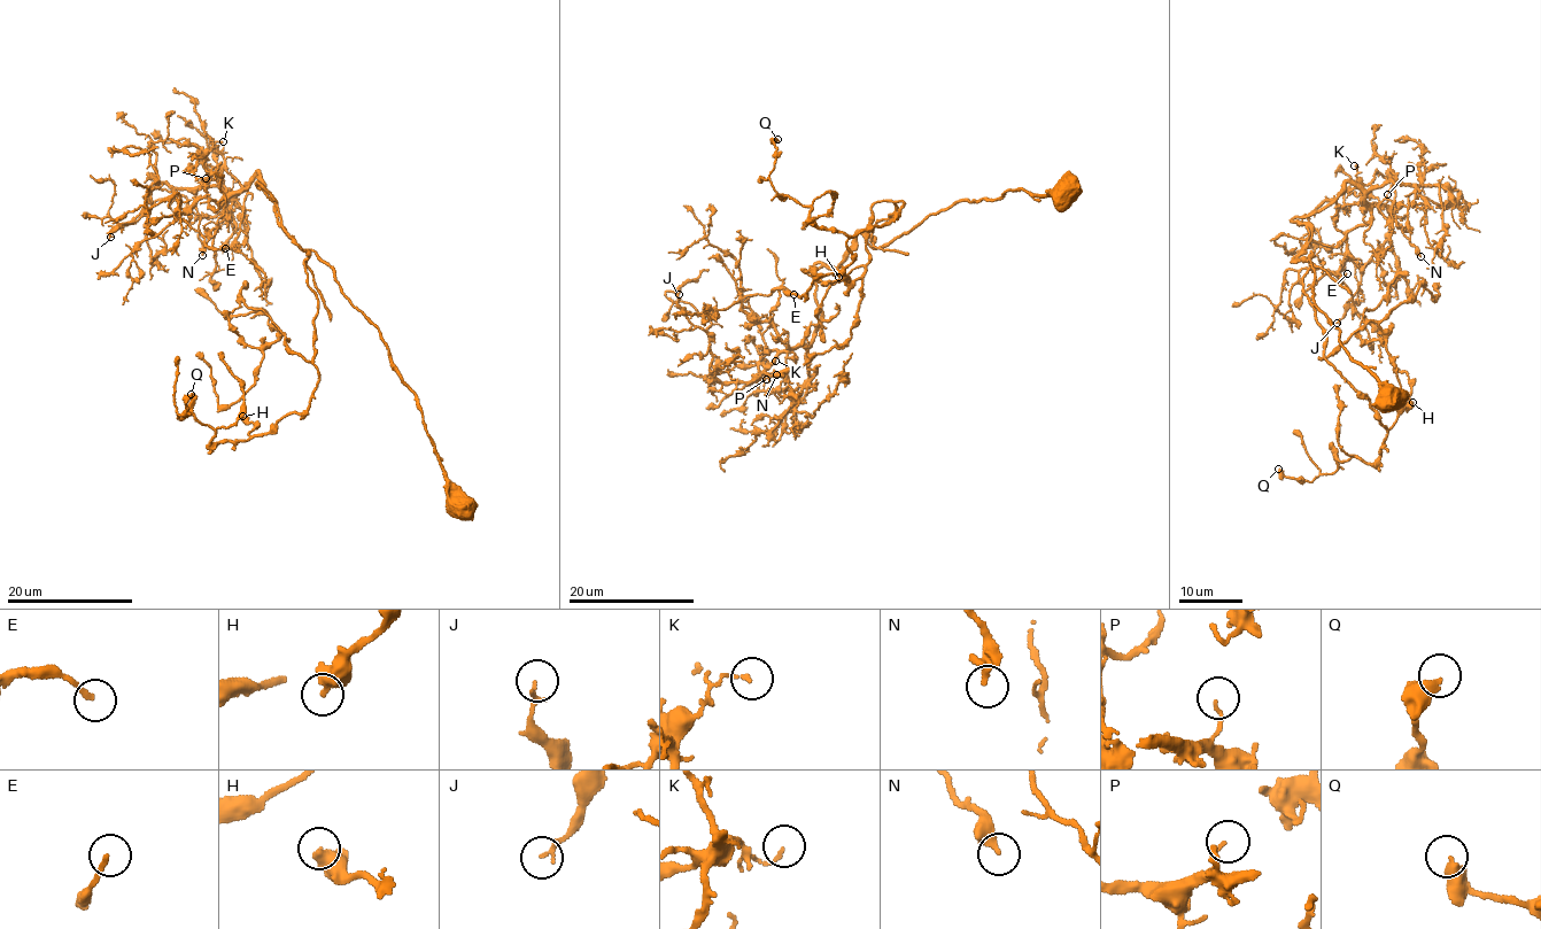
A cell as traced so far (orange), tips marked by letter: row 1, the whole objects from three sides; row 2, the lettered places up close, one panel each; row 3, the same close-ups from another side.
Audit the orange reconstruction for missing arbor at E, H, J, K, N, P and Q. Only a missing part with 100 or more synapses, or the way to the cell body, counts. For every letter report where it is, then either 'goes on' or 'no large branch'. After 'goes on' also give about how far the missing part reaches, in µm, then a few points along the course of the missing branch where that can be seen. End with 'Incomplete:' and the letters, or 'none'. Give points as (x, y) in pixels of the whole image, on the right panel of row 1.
E: (1347, 273) | no large branch
H: (1412, 402) | no large branch
J: (1337, 323) | no large branch
K: (1354, 165) | no large branch
N: (1421, 256) | no large branch
P: (1387, 194) | no large branch
Q: (1278, 469) | no large branch
Incomplete: none

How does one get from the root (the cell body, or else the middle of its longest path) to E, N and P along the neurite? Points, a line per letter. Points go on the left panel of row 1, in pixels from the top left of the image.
E: (455, 504), (378, 327), (284, 229), (261, 173), (178, 216), (225, 248)
N: (455, 504), (417, 395), (378, 327), (284, 229), (256, 187), (261, 173), (247, 188), (195, 193), (202, 255)
P: (455, 504), (417, 395), (378, 327), (284, 229), (256, 187), (261, 173), (230, 192), (206, 178)

